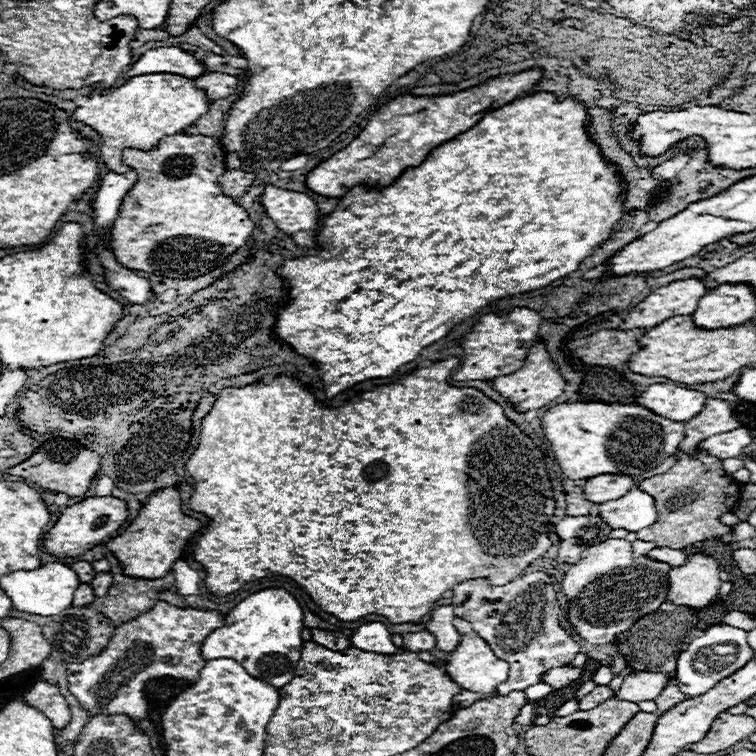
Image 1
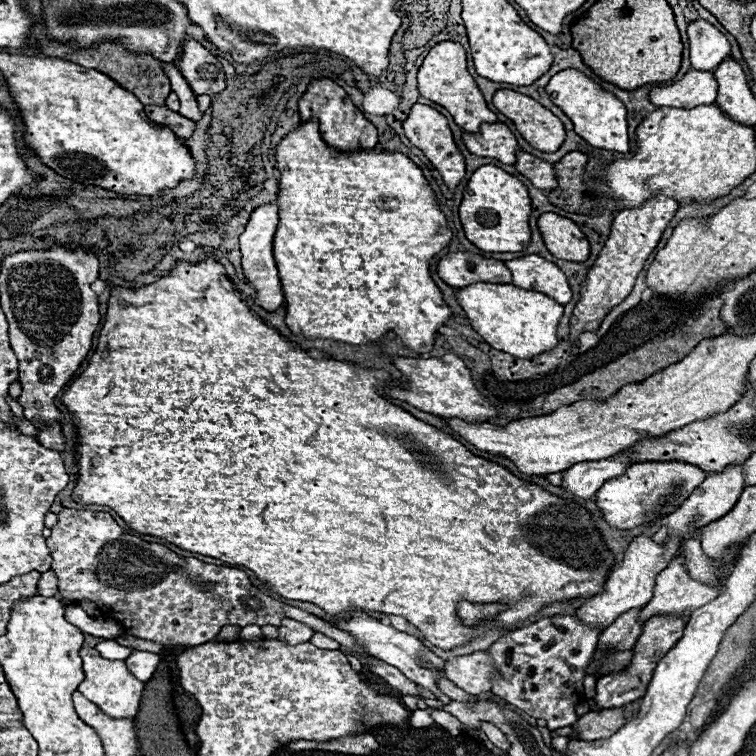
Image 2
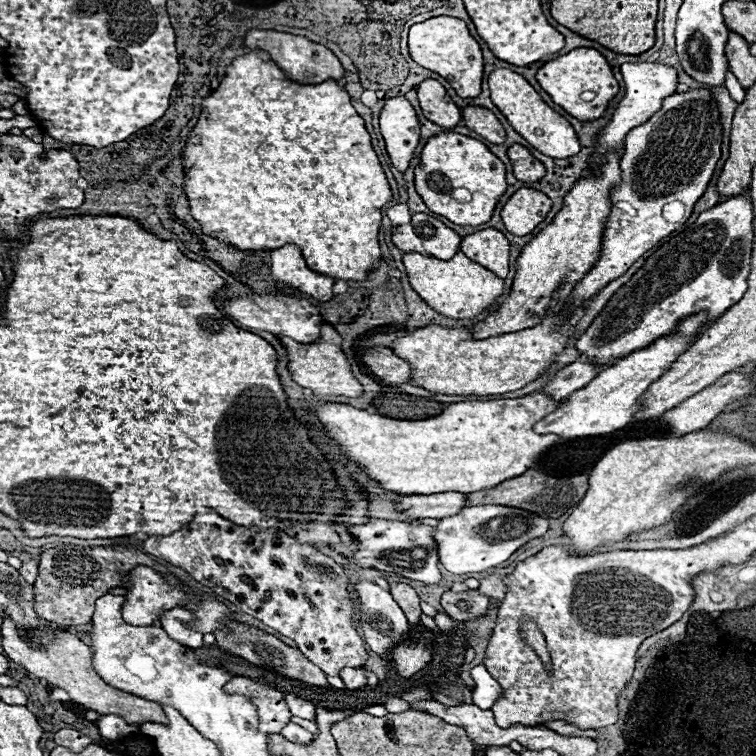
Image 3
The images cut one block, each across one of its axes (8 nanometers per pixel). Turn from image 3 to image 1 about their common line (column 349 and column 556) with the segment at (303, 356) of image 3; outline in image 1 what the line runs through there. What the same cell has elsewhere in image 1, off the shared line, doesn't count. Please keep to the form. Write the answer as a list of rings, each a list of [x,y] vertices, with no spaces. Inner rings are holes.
[[[542,342],[532,346],[532,352],[528,352],[528,360],[524,362],[524,366],[508,376],[498,376],[496,380],[492,380],[492,386],[518,410],[518,412],[528,412],[528,410],[536,410],[536,408],[544,408],[546,404],[550,404],[554,398],[558,398],[564,392],[566,380],[562,378],[558,364],[552,362],[546,346]]]

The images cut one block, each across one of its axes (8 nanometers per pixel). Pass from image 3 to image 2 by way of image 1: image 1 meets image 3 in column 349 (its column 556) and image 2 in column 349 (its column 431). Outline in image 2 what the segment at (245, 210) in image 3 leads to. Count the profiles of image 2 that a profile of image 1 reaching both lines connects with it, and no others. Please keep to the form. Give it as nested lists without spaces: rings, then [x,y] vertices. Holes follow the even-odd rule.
[[[310,120],[300,124],[300,128],[288,132],[284,140],[276,148],[276,162],[280,170],[280,194],[278,194],[278,208],[280,208],[280,226],[274,236],[274,256],[278,262],[278,272],[282,280],[282,292],[286,298],[286,324],[298,338],[330,338],[336,342],[352,344],[352,346],[364,346],[370,342],[380,342],[388,332],[394,332],[398,338],[402,338],[402,344],[408,350],[414,350],[418,354],[426,354],[434,348],[434,336],[438,330],[450,320],[452,308],[444,302],[440,288],[430,276],[430,260],[448,246],[452,240],[452,230],[448,228],[446,216],[440,210],[438,198],[424,178],[422,170],[404,154],[400,152],[336,152],[328,148],[320,136],[318,120]]]

